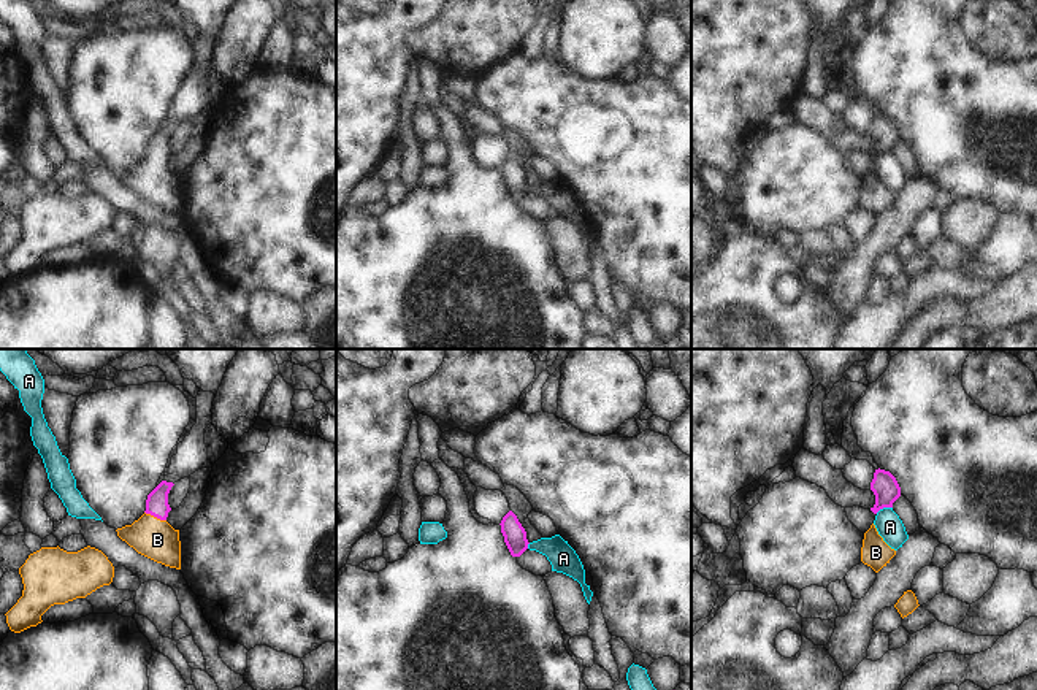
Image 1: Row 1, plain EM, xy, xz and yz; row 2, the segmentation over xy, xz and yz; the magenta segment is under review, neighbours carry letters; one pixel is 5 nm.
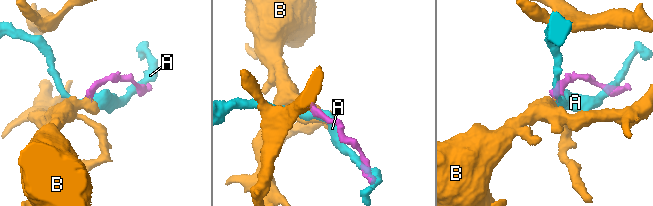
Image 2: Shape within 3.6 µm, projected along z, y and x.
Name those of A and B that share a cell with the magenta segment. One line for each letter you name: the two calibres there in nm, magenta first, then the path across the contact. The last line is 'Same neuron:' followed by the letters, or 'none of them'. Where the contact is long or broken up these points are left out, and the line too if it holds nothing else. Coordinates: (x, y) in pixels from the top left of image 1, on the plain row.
B: Thickness 110 nm (magenta) against 200 nm. Path across: xy (157, 149), (156, 160), (157, 184)
Same neuron: B.

